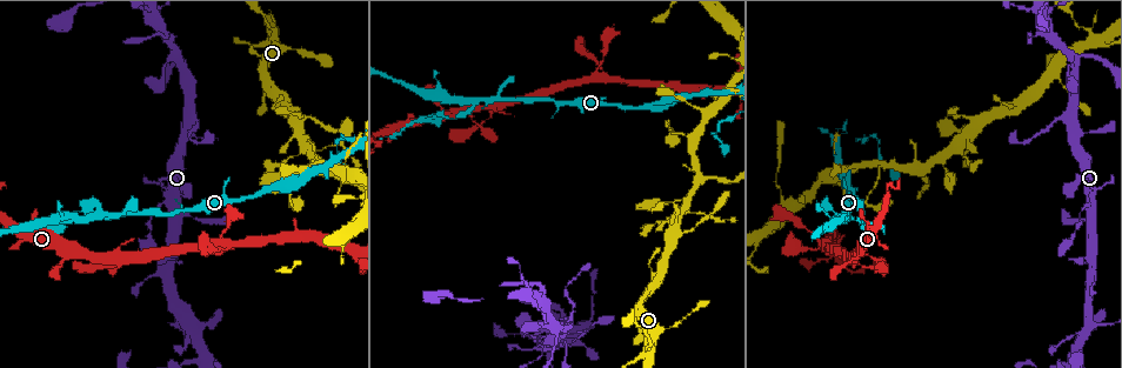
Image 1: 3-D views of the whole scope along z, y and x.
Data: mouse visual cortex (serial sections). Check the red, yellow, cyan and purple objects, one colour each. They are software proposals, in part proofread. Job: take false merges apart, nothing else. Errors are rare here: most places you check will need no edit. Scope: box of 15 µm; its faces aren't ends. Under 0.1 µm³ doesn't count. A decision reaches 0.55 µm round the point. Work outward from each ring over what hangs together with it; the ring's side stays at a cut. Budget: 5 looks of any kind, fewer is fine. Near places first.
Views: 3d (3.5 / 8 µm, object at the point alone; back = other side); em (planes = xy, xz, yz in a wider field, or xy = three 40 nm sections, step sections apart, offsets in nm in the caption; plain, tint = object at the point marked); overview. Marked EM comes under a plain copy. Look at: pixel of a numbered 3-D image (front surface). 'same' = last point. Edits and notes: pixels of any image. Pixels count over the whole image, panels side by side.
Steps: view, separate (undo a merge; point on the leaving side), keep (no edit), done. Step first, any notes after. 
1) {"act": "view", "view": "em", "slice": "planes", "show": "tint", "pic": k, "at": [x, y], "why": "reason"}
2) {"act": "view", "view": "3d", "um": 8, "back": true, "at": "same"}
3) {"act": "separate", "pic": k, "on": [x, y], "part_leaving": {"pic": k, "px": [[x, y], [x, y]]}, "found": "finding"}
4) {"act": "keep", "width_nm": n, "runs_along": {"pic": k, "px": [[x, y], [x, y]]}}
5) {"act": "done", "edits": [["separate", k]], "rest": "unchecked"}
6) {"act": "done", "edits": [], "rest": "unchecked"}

{"act": "view", "view": "3d", "um": 3.5, "pic": 1, "at": [552, 326], "why": "thin neck"}

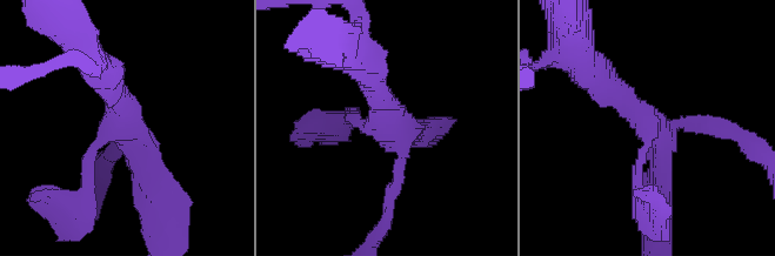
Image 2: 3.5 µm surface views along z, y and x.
{"act": "view", "view": "em", "slice": "planes", "show": "tint", "pic": 2, "at": [387, 122], "arms": 4, "arm_widths_nm": [100, 150, 300, 350]}

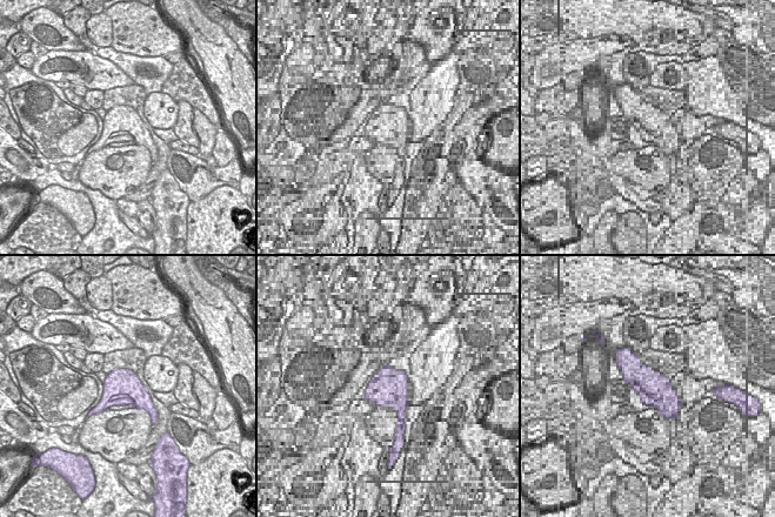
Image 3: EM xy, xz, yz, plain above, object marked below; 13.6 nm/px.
{"act": "view", "view": "em", "slice": "xy", "step": 1, "show": "tint", "at": "same"}

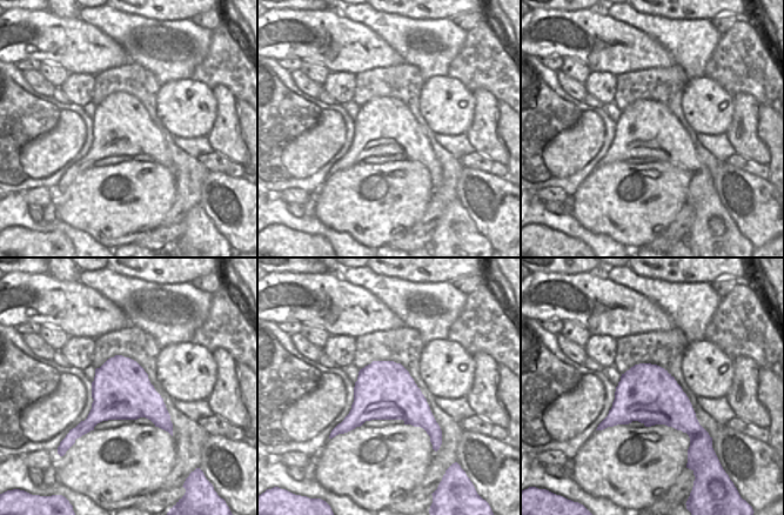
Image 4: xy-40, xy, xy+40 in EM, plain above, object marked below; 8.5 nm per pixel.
{"act": "keep", "runs_along": {"pic": 2, "px": [[660, 189], [663, 139], [594, 73]]}, "found": "one cell here"}

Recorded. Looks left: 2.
{"act": "view", "view": "em", "slice": "xy", "step": 2, "show": "tint", "pic": 1, "at": [98, 213], "why": "three-way junction"}

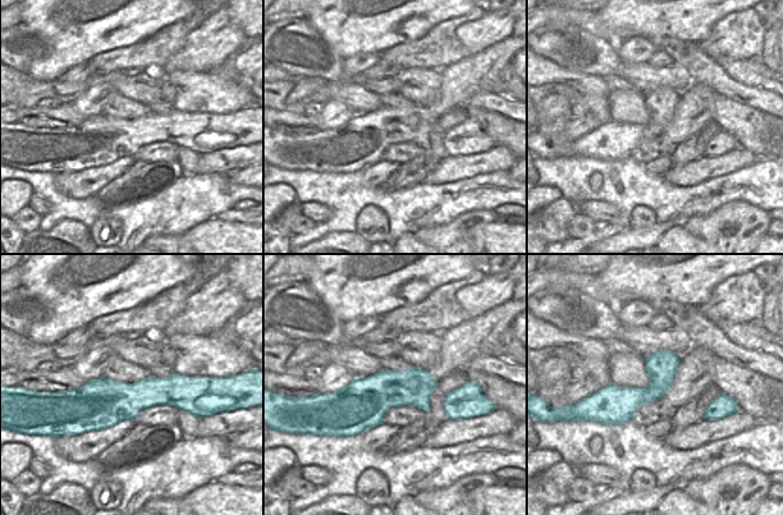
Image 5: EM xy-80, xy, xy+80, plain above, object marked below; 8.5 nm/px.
{"act": "view", "view": "3d", "um": 3.5, "at": "same"}

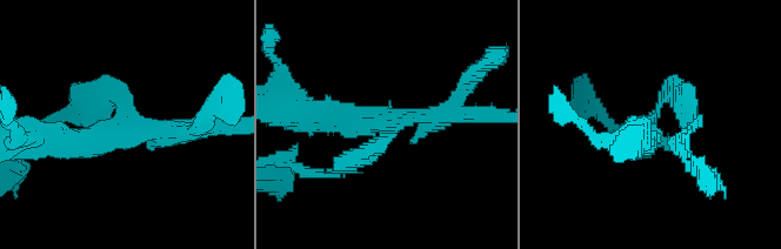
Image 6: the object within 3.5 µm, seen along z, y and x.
{"act": "keep", "runs_along": {"pic": 6, "px": [[206, 126], [105, 141], [51, 141]]}, "found": "one cell here"}

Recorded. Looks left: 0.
{"act": "done", "edits": [], "rest": "unchecked"}

